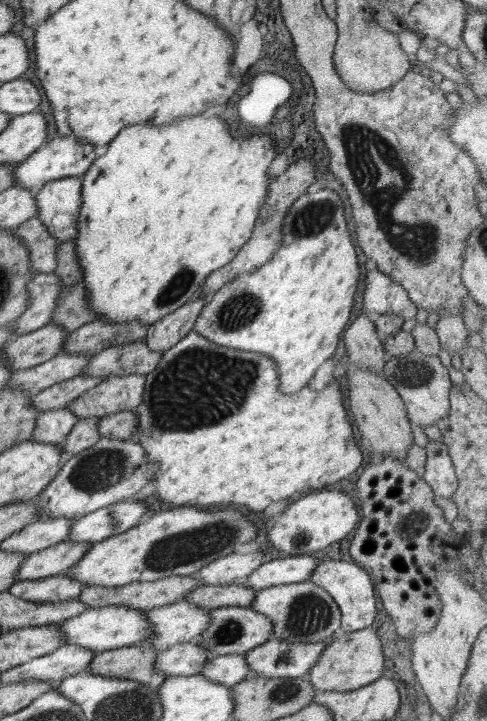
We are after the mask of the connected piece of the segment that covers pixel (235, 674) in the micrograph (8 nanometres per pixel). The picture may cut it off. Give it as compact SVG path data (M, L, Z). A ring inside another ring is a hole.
M226 654L210 658L200 668L200 675L212 682L232 688L240 681L252 676L252 670L246 663L246 656L242 654Z

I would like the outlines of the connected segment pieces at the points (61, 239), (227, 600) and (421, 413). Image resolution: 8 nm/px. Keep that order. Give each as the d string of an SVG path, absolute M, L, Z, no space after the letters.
M81 177L48 182L36 193L36 207L42 225L58 244L74 240L82 210Z
M241 582L226 584L202 585L187 592L182 599L194 606L201 606L206 610L222 608L224 606L248 607L255 599L258 590L248 588Z
M417 348L408 354L392 355L384 363L383 374L404 401L411 424L419 425L424 430L424 426L436 426L436 422L449 415L451 409L449 393L454 384L450 381L448 369L442 365L438 355L425 355Z

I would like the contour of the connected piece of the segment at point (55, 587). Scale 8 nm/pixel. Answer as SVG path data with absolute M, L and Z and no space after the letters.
M63 572L36 580L16 581L8 591L18 598L32 602L64 602L77 598L84 587L83 582Z

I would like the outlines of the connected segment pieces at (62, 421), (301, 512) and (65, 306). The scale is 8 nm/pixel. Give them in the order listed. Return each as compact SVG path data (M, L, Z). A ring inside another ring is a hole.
M67 407L44 411L37 416L31 439L46 444L61 444L78 421Z
M326 490L326 492L316 492L316 494L310 494L306 498L296 499L291 505L288 504L285 512L275 519L272 519L272 526L268 529L267 541L280 550L280 552L286 552L290 556L298 555L310 555L312 552L318 552L318 550L324 550L328 548L330 544L342 540L351 530L354 530L356 524L359 523L359 507L356 500L353 497L352 492L348 491L336 491Z
M83 281L60 289L58 298L56 308L52 313L52 325L74 331L98 319L98 314L89 308L87 288Z

